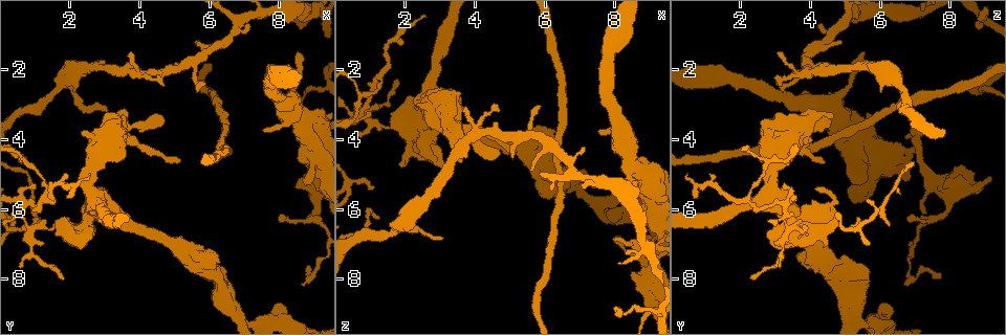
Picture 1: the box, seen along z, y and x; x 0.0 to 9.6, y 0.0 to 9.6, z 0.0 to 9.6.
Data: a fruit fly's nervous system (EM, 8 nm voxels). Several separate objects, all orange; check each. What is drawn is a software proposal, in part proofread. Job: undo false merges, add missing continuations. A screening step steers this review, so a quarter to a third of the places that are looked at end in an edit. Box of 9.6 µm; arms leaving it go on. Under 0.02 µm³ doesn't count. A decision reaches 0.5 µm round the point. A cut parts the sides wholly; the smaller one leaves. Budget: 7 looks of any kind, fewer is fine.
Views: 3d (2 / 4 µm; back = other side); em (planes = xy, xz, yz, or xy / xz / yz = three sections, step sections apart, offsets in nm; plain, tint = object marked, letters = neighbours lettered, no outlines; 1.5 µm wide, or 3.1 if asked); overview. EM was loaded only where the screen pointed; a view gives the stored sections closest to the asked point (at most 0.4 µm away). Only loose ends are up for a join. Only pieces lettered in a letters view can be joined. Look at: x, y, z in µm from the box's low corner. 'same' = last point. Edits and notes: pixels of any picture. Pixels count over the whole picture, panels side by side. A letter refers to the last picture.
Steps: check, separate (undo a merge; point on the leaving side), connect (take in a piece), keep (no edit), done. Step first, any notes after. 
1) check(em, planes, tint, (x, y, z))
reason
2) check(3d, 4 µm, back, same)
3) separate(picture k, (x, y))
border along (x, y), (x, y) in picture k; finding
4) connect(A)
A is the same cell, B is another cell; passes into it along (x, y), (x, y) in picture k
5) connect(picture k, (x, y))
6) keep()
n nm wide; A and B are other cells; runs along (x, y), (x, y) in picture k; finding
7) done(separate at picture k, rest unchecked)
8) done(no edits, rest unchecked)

check(3d, 2 µm, (1.00, 5.35, 3.25))
free end

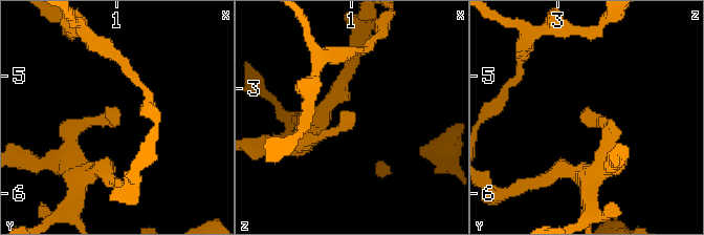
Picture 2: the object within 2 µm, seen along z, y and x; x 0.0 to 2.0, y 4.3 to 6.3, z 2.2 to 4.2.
check(em, yz, step 4, letters, (1.04, 5.30, 3.24))
now the EM

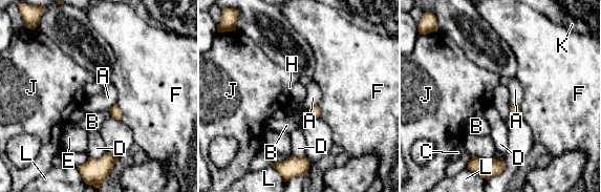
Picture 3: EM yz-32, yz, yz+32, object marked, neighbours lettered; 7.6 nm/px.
check(em, planes, letters, same)

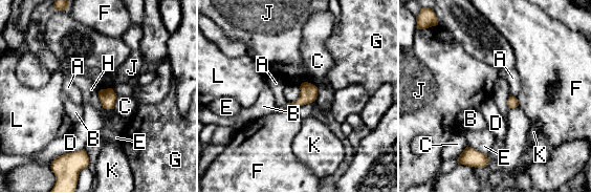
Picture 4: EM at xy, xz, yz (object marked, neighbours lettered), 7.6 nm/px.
keep()
E touches over 170 nm; A, B, C, D, E, F, G, H, J, K and L are other cells; none of them fits

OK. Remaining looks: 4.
check(em, xz, step 4, letters, (3.00, 3.20, 6.80))
tapers out

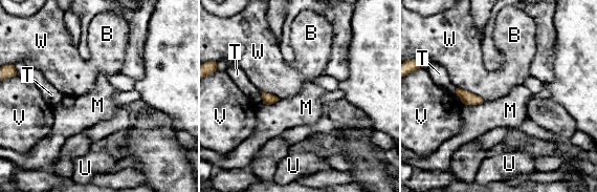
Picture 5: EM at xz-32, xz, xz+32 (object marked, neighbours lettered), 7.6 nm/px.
check(em, planes, letters, same)
cut it another way

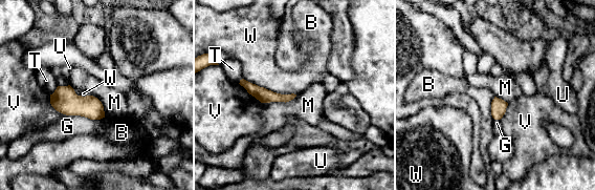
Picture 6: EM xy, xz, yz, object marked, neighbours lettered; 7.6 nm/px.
keep()
B, G, M, T, U, V and W are other cells; border along (63, 113), (101, 119) in picture 6; no lettered piece goes on from it

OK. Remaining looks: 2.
check(3d, 4 µm, (8.50, 1.45, 5.50))
free end

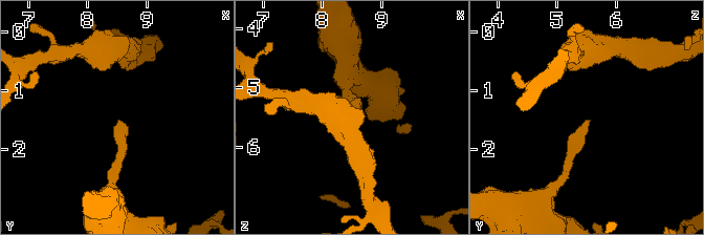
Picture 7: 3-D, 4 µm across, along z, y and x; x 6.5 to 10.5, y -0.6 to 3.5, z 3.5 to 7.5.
check(em, planes, letters, (8.55, 1.50, 5.55))
shape alone is not enough

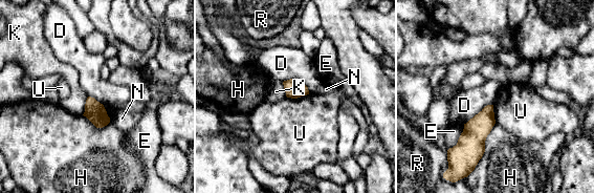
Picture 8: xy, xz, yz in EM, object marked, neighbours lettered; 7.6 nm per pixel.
keep()
D, E, H, K, N, R and U are other cells; border along (308, 93), (296, 98), (286, 97) in picture 8; no lettered piece goes on from it

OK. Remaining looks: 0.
done(no edits, rest unchecked)

